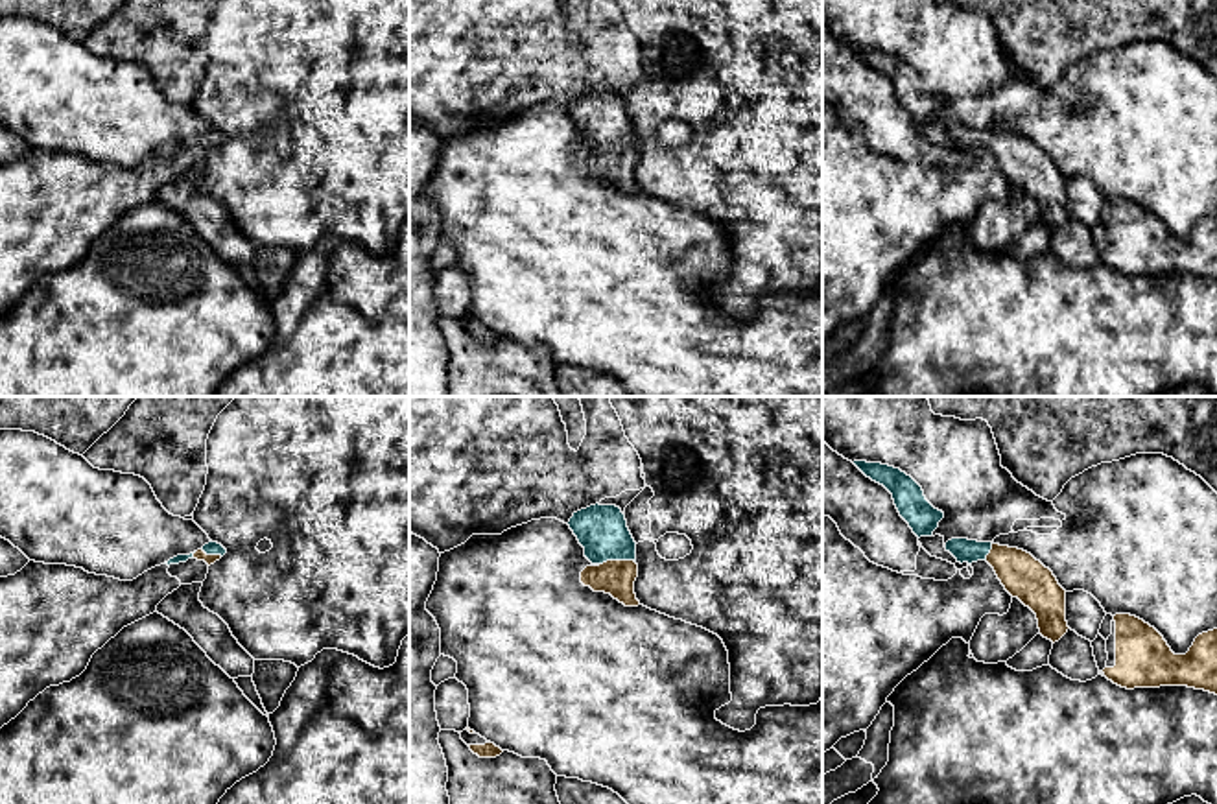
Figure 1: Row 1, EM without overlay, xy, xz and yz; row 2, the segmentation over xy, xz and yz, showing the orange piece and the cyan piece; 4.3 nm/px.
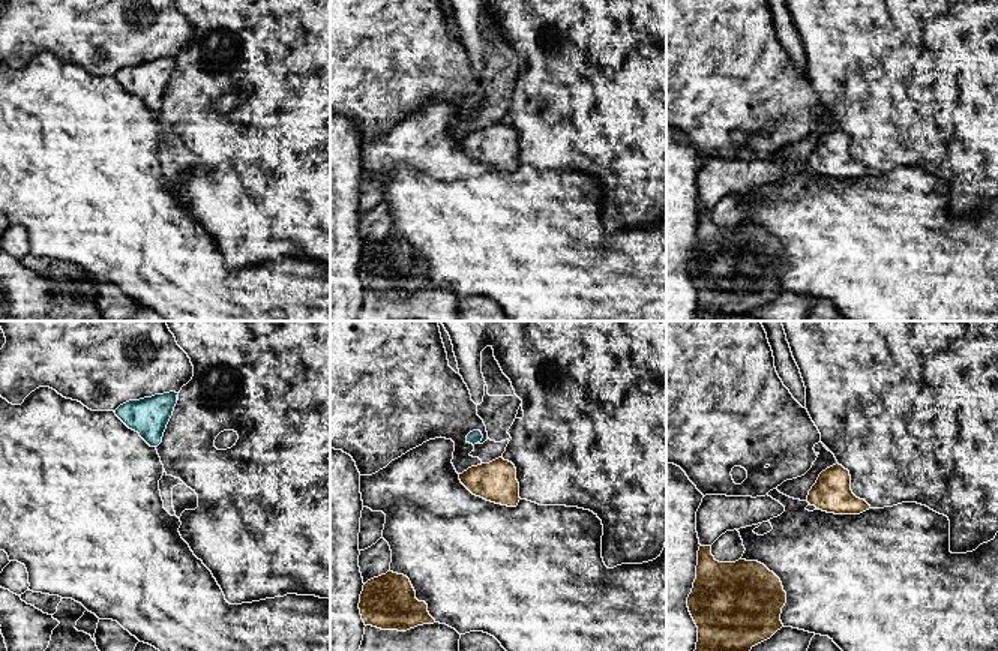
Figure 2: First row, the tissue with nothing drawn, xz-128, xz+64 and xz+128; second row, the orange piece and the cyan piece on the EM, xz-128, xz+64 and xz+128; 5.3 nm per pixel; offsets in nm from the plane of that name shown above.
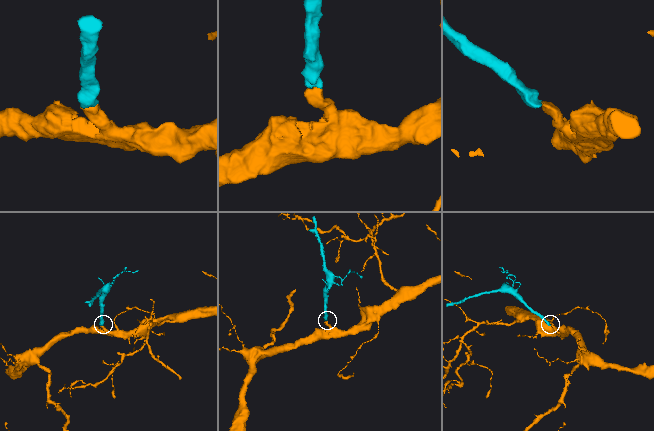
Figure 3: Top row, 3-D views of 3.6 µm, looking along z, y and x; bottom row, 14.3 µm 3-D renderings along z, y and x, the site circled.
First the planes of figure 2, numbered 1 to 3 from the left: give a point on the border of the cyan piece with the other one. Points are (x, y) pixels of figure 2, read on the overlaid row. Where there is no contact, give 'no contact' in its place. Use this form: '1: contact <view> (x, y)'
1: no contact
2: no contact
3: no contact

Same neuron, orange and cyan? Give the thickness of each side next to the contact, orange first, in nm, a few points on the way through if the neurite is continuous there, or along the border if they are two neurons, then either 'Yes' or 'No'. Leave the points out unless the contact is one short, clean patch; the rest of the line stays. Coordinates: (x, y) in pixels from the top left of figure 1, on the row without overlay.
Thickness 160 nm (orange) against 220 nm. Path across: xz (616, 165), (616, 148), (602, 117). Yes

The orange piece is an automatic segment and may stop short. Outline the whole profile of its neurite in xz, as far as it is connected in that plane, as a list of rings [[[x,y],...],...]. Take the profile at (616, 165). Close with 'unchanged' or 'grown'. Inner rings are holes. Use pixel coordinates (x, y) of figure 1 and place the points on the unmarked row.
[[[596,90],[573,100],[568,112],[592,149],[581,159],[581,170],[594,179],[610,181],[625,194],[638,194],[636,129],[621,96]]] | grown

